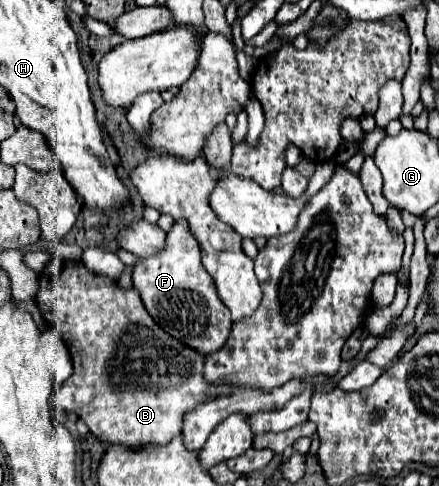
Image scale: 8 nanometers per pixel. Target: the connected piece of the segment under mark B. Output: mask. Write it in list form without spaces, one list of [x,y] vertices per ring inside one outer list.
[[[51,259],[39,275],[36,302],[48,324],[56,326],[61,322],[59,333],[73,361],[73,375],[65,381],[63,389],[51,397],[57,411],[77,415],[99,441],[125,449],[139,449],[145,445],[163,447],[169,439],[179,435],[181,415],[201,405],[205,389],[209,389],[209,383],[205,385],[205,377],[201,377],[203,355],[197,355],[197,351],[165,335],[145,311],[135,289],[121,289],[115,279],[89,271],[81,261]]]

